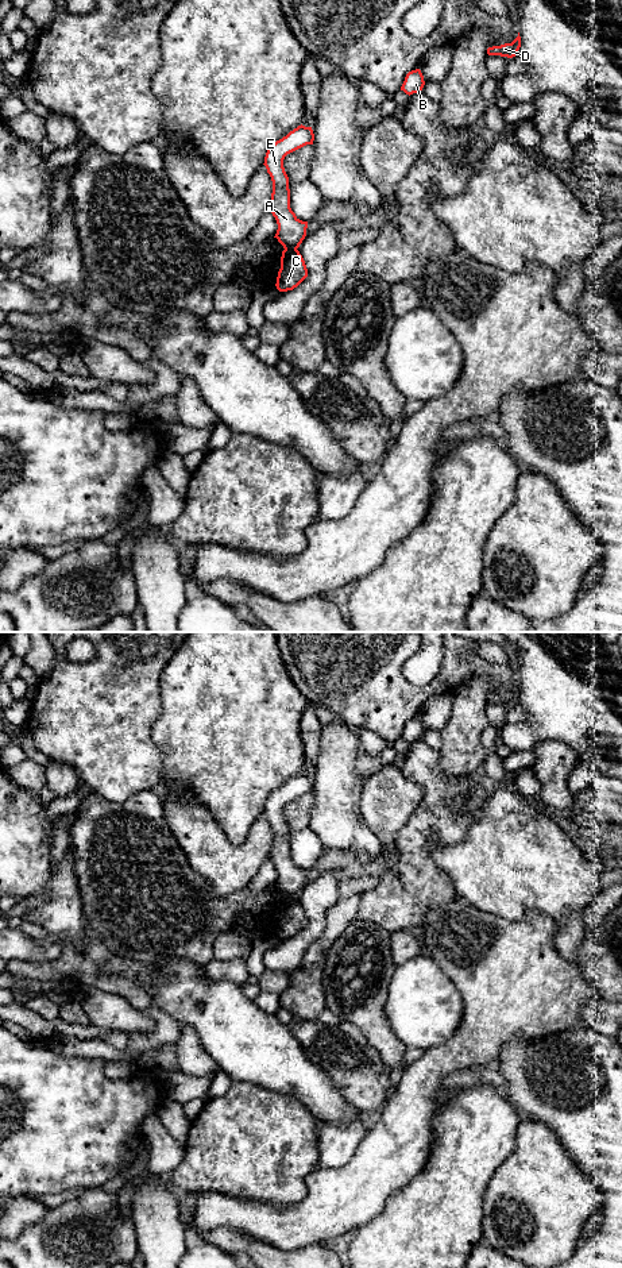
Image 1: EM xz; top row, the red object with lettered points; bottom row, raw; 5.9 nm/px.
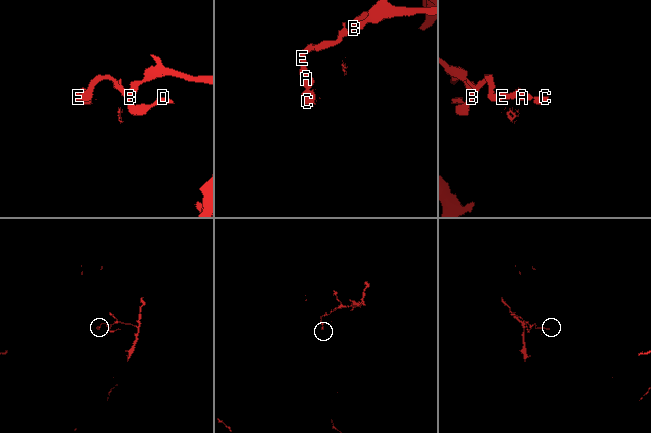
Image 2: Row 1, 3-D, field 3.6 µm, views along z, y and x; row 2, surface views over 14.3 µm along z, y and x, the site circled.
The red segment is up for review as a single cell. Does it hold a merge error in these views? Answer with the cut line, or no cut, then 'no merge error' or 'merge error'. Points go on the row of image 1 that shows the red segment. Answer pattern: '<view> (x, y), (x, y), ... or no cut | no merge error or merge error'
xz (285, 247), (296, 250) | merge error

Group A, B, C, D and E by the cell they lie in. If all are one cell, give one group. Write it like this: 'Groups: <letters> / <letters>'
Groups: A B D E / C

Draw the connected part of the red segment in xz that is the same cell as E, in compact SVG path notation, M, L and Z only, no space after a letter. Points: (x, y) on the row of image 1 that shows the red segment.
M298 126L286 136L271 144L264 157L264 166L273 181L273 193L268 211L277 220L278 230L274 238L283 248L298 248L306 236L308 221L300 220L290 208L289 177L283 167L287 154L313 144L312 127Z

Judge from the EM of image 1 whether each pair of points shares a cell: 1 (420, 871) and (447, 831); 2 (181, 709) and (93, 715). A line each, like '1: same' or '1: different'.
1: same
2: different

